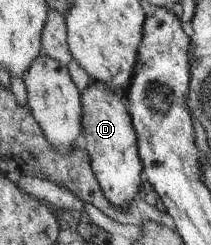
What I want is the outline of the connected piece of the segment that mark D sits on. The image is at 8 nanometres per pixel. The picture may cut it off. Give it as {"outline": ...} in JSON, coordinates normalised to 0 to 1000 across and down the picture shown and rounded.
{"outline":[[[427,322],[422,343],[374,380],[384,429],[379,510],[389,535],[389,600],[422,633],[422,669],[483,776],[493,804],[545,841],[592,857],[607,824],[635,820],[654,804],[659,755],[673,747],[673,669],[649,629],[645,539],[621,514],[621,494],[602,457],[588,404],[536,376],[498,339],[474,327]]]}

